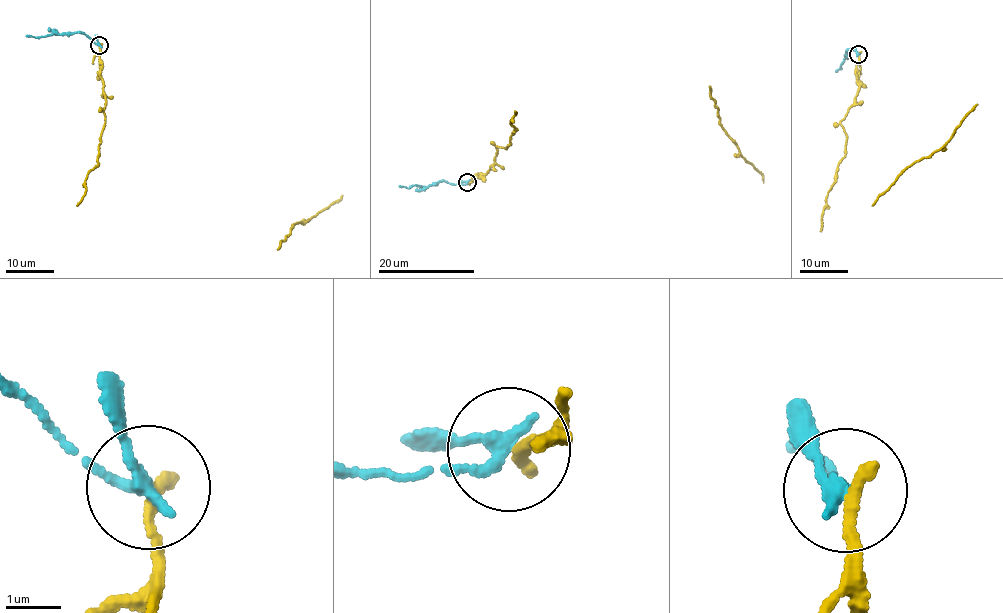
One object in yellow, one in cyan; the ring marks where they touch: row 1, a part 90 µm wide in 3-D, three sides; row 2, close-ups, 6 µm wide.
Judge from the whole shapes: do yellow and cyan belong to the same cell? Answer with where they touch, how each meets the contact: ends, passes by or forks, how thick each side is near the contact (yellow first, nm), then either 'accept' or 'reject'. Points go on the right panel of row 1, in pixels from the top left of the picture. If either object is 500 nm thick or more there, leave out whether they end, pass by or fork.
(858, 54) | yellow ends | cyan passes by | 240/220 nm | reject

